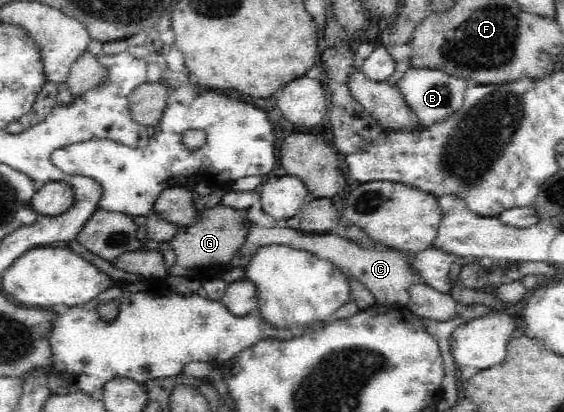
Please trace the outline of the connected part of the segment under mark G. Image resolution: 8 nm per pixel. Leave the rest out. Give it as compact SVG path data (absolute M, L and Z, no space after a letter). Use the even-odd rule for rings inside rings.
M220 204L201 212L197 223L177 227L177 233L170 242L176 253L176 264L169 270L169 275L193 278L199 276L212 265L227 264L238 251L246 238L244 222L249 222L246 211L236 211Z

